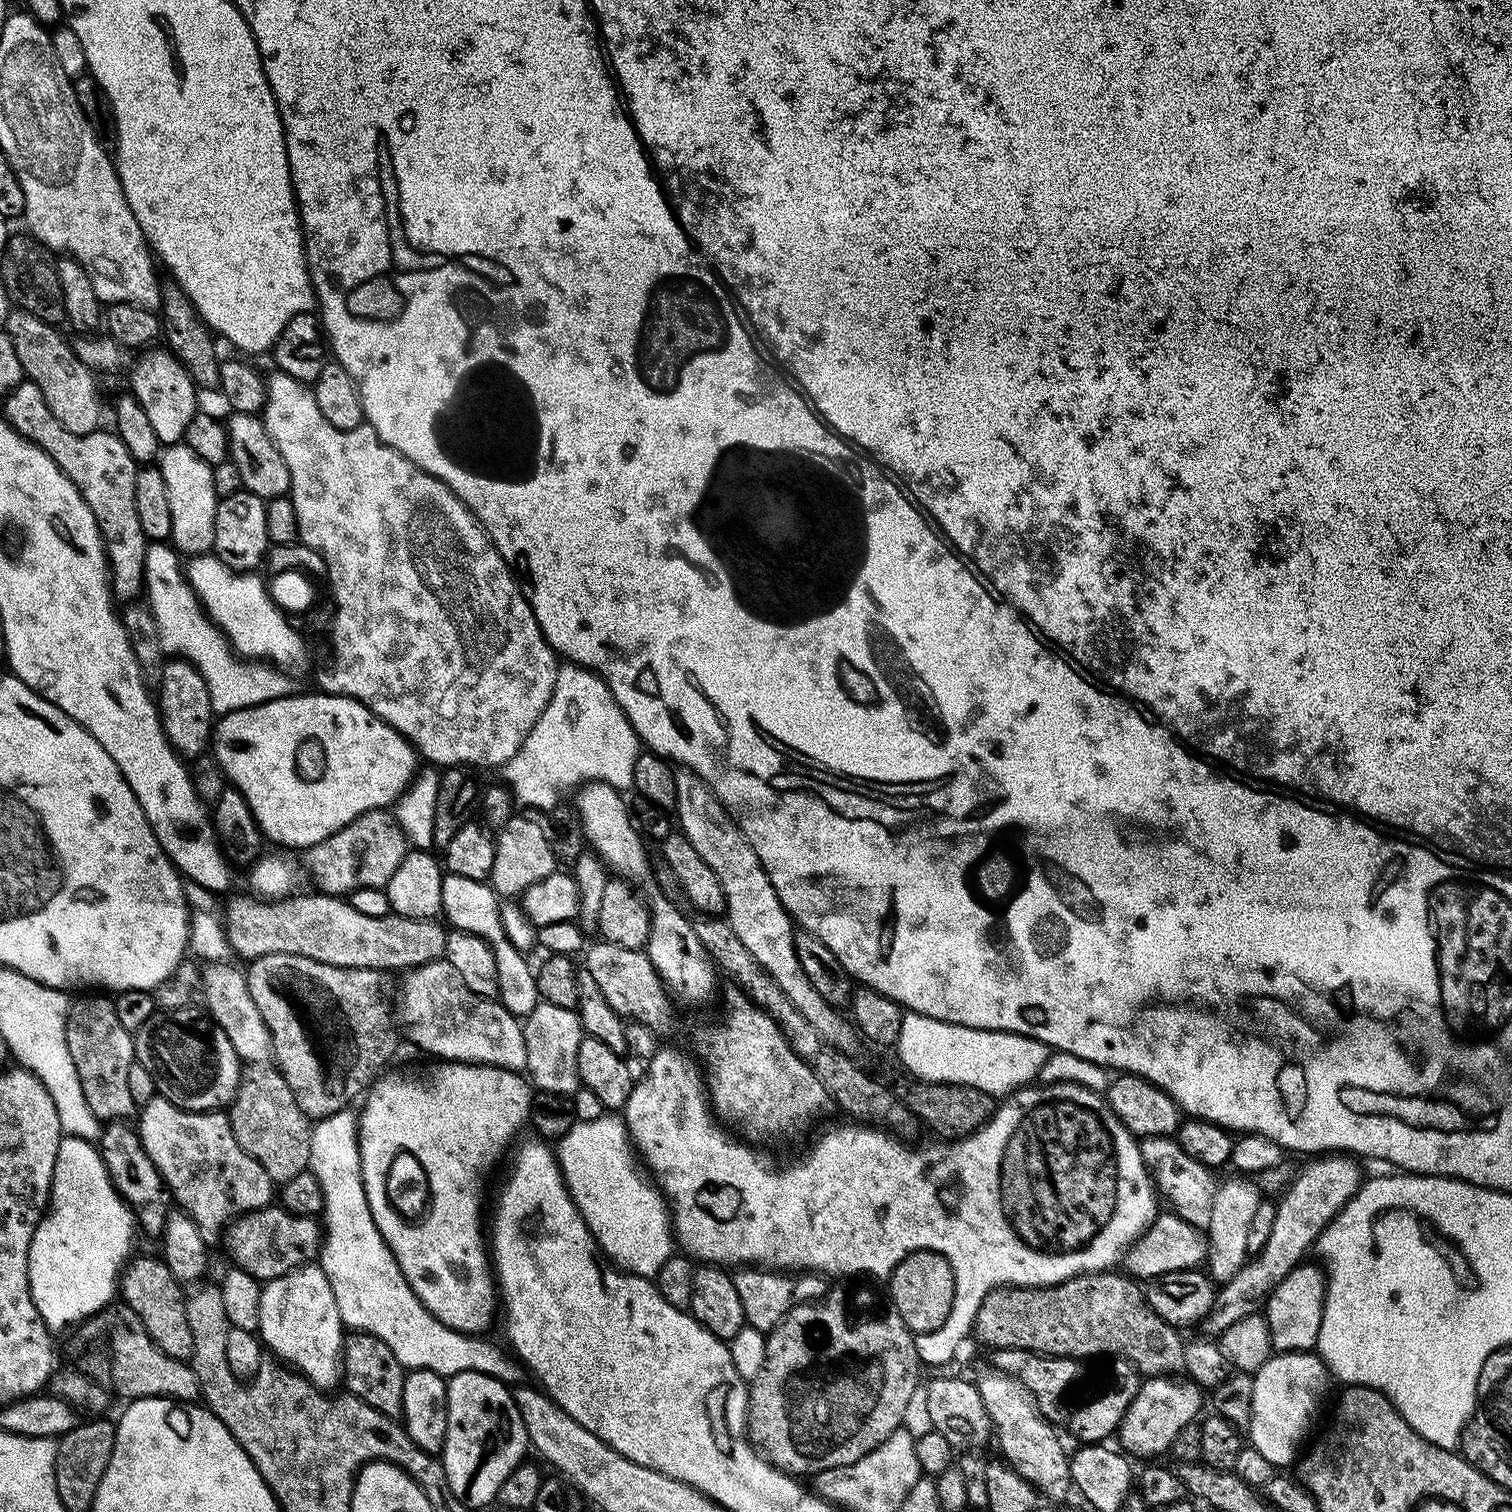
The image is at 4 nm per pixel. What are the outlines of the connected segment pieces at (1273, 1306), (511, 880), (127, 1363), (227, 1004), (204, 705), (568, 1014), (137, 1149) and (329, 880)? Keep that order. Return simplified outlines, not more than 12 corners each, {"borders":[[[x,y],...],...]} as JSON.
{"borders":[[[1301,1262],[1262,1309],[1277,1353],[1316,1347],[1326,1276]],[[514,814],[495,833],[490,883],[516,898],[557,871],[553,841]],[[131,1315],[112,1328],[124,1402],[200,1395],[191,1363],[170,1358]],[[203,965],[203,1007],[245,1065],[273,1059],[247,975]],[[165,659],[160,721],[191,762],[209,751],[214,713],[206,678]],[[540,1002],[523,1021],[527,1079],[572,1097],[585,1035],[571,1008]],[[101,1127],[100,1157],[142,1232],[159,1237],[174,1201],[139,1131]],[[375,808],[307,849],[326,895],[387,889],[408,851],[395,815]]]}

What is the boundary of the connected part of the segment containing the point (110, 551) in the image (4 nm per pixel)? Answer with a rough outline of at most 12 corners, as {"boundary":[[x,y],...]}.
{"boundary":[[27,378],[11,428],[74,482],[100,527],[113,597],[144,592],[138,465],[120,437],[70,430]]}

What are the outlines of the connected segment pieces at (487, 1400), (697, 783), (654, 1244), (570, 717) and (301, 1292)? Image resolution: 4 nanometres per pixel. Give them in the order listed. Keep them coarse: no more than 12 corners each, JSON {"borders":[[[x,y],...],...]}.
{"borders":[[[486,1372],[447,1381],[442,1463],[469,1509],[529,1451],[513,1397]],[[676,768],[674,816],[718,874],[754,962],[826,1043],[855,1027],[802,970],[793,921],[758,854],[698,773]],[[623,1115],[577,1120],[555,1141],[597,1249],[655,1278],[673,1217]],[[589,668],[554,694],[502,765],[517,805],[563,788],[632,788],[640,737]],[[318,1266],[263,1285],[259,1339],[313,1389],[346,1329]]]}

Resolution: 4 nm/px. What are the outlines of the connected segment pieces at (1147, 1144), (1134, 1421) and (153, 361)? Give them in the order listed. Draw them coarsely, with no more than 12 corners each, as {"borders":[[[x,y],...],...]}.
{"borders":[[[1171,1136],[1139,1141],[1175,1215],[1207,1229],[1217,1173]],[[1154,1376],[1118,1429],[1133,1457],[1172,1447],[1201,1415],[1201,1385]],[[164,346],[131,365],[130,394],[161,445],[198,410],[192,375]]]}

